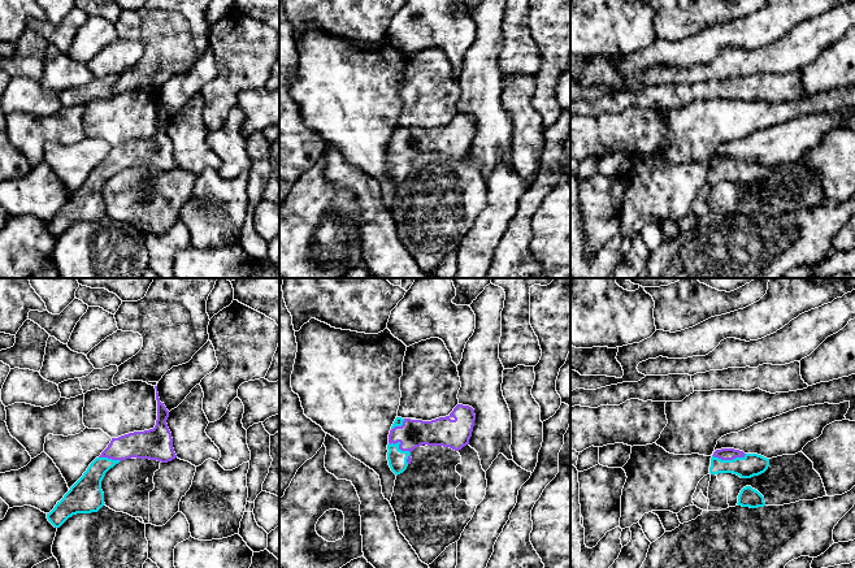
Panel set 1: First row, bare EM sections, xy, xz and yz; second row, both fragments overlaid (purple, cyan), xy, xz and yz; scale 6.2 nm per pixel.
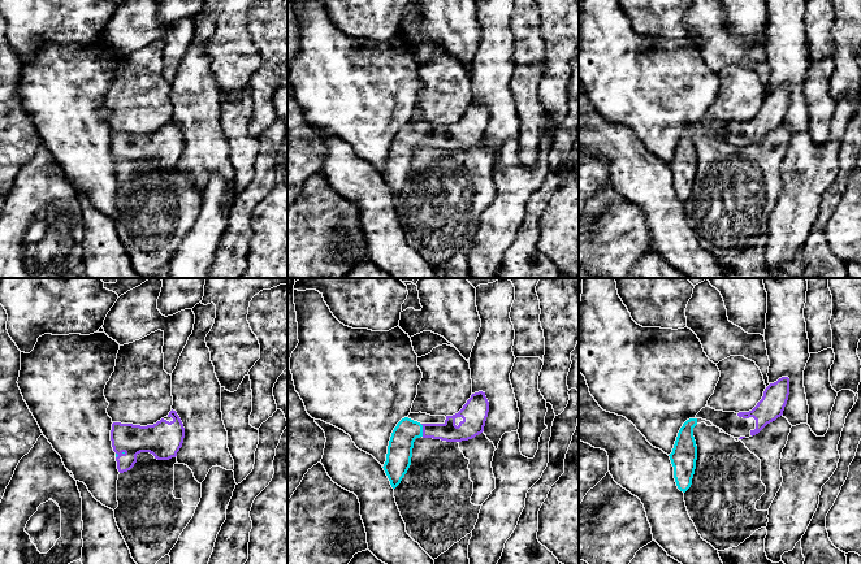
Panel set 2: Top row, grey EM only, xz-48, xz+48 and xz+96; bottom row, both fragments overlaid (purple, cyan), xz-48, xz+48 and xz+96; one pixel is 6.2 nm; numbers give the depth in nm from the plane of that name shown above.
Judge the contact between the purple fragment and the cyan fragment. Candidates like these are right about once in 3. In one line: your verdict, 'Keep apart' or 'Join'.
Join

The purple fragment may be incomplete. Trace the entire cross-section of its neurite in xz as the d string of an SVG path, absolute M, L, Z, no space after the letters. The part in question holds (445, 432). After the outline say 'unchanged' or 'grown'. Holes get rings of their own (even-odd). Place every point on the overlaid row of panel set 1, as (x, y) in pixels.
M457 404L448 416L431 421L396 417L387 445L391 471L396 476L403 473L412 461L411 452L422 445L461 450L469 445L474 420L474 409L463 404Z; grown

